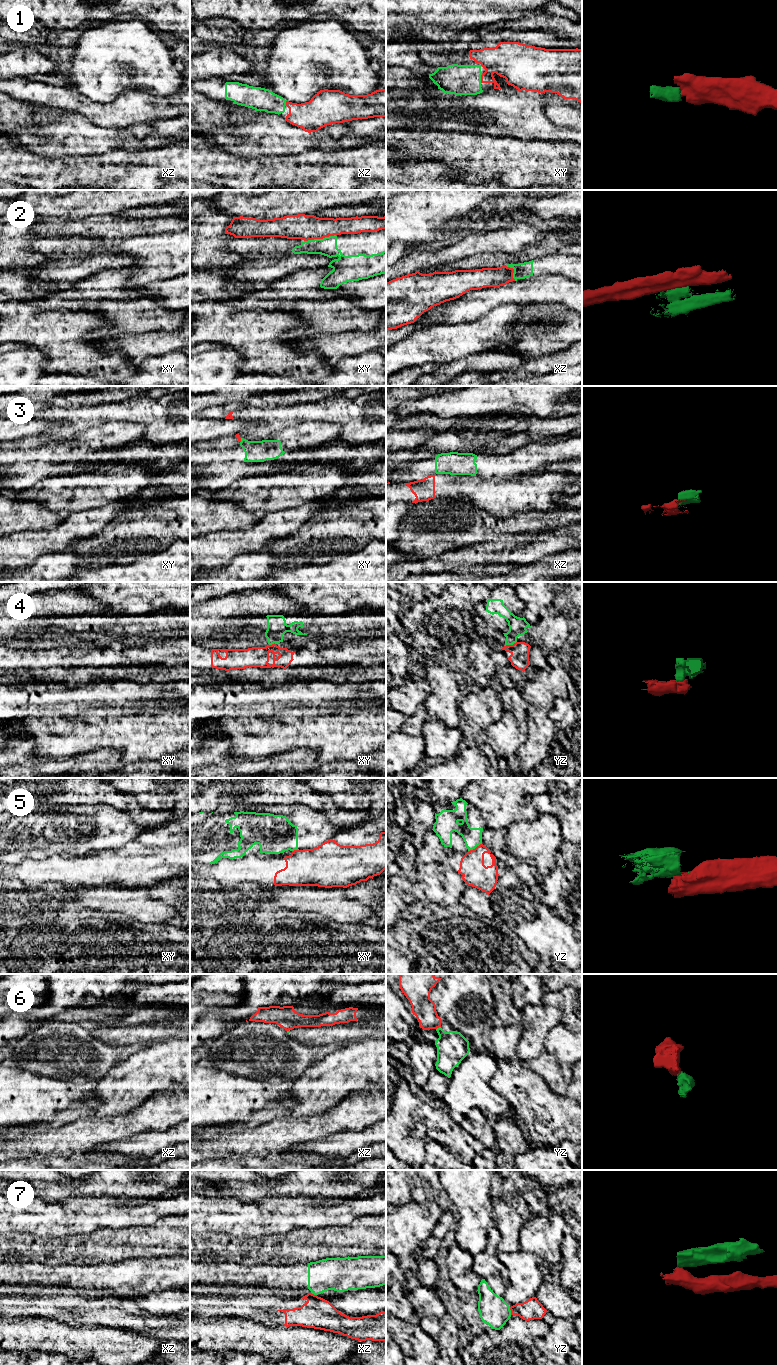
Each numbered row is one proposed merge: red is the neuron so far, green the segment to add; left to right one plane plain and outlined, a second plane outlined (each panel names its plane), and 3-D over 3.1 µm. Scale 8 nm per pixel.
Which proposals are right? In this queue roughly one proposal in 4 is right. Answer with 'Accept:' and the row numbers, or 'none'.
Accept: 1

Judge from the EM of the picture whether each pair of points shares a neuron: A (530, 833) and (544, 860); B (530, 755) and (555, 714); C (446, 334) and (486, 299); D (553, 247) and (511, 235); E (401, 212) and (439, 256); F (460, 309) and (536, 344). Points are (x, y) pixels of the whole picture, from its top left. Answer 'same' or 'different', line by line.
A: same
B: different
C: different
D: different
E: different
F: different

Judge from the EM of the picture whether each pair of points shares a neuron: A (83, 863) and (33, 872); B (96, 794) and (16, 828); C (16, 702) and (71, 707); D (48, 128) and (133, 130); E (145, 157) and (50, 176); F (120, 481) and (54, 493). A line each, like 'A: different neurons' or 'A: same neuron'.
A: same neuron
B: different neurons
C: same neuron
D: different neurons
E: same neuron
F: same neuron

